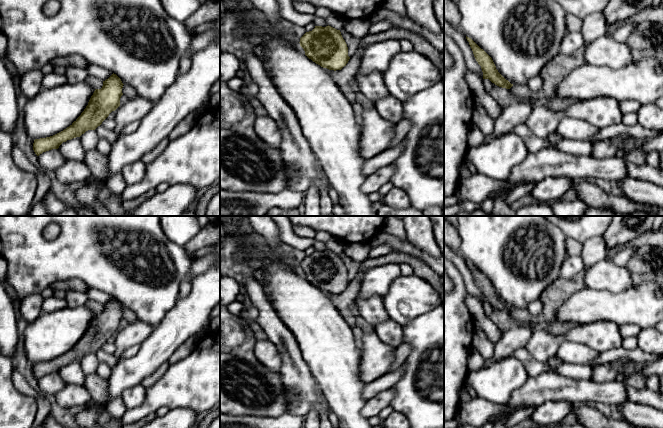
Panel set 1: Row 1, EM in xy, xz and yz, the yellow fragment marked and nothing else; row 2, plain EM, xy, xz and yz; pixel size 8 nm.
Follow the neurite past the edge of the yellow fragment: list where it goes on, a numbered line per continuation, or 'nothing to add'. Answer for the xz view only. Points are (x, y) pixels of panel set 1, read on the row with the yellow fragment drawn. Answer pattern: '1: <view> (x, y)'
1: xz (343, 77)

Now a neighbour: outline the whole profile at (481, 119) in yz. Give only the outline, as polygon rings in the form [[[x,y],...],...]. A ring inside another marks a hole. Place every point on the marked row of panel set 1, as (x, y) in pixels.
[[[475,103],[471,124],[477,126],[482,133],[487,136],[493,132],[494,122],[495,120],[488,115],[485,108],[483,108],[480,104]]]

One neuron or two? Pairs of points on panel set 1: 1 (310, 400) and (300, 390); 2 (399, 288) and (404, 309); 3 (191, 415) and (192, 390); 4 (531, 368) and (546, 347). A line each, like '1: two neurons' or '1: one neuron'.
1: one neuron
2: one neuron
3: two neurons
4: two neurons

